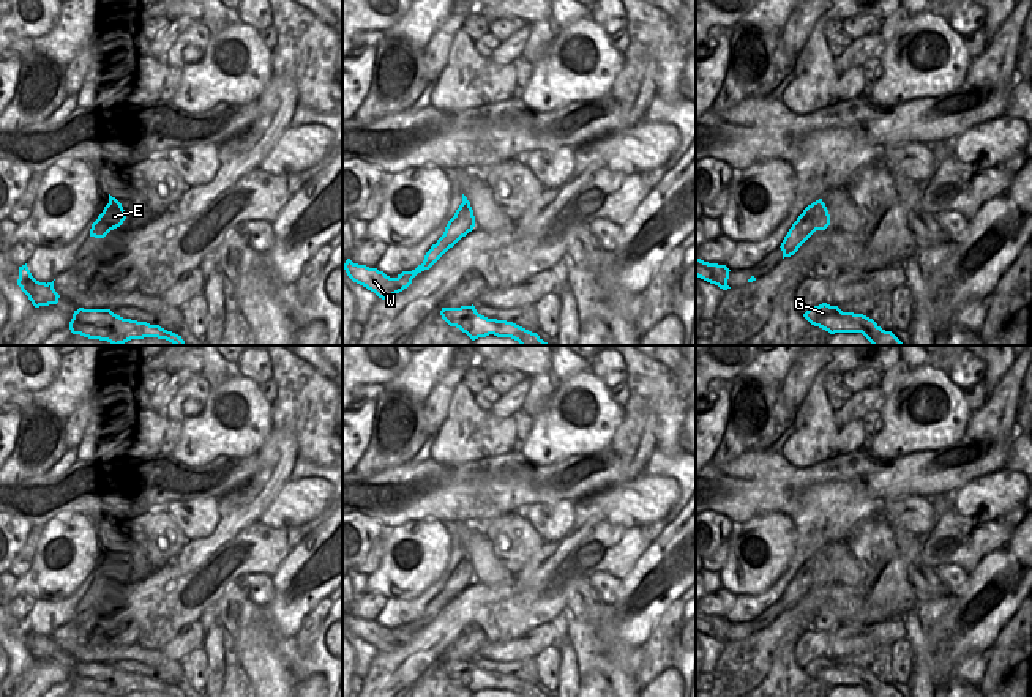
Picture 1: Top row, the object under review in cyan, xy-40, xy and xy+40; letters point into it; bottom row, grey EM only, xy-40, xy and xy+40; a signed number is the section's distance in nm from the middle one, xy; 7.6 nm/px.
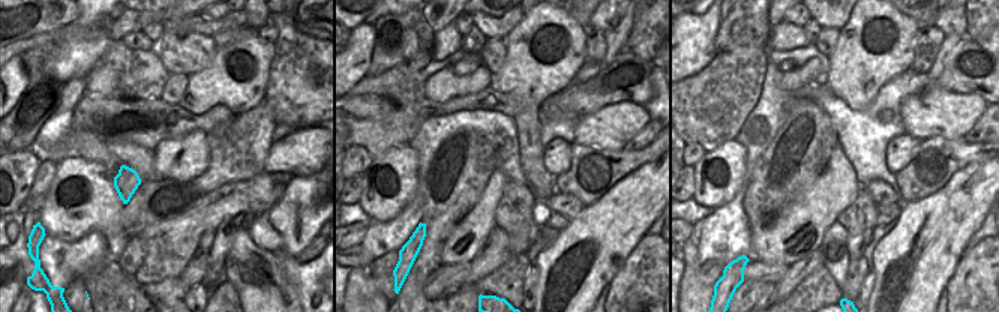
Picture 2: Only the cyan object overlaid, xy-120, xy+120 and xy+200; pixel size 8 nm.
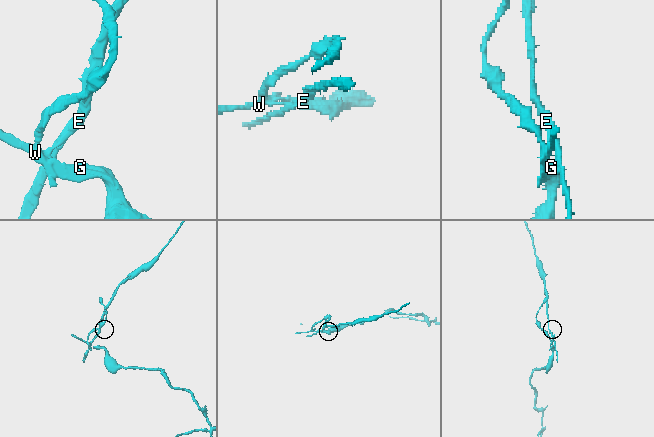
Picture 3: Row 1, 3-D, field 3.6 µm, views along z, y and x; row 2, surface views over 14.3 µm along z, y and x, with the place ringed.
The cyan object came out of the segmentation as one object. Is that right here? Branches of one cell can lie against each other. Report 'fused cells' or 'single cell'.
fused cells

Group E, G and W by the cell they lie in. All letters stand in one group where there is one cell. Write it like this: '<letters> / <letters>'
E / G W

